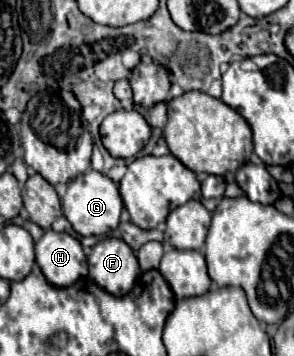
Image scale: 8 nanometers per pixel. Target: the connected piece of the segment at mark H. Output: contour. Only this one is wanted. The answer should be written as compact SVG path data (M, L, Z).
M46 230L36 242L36 264L50 284L66 288L88 274L88 262L82 246L70 234Z

